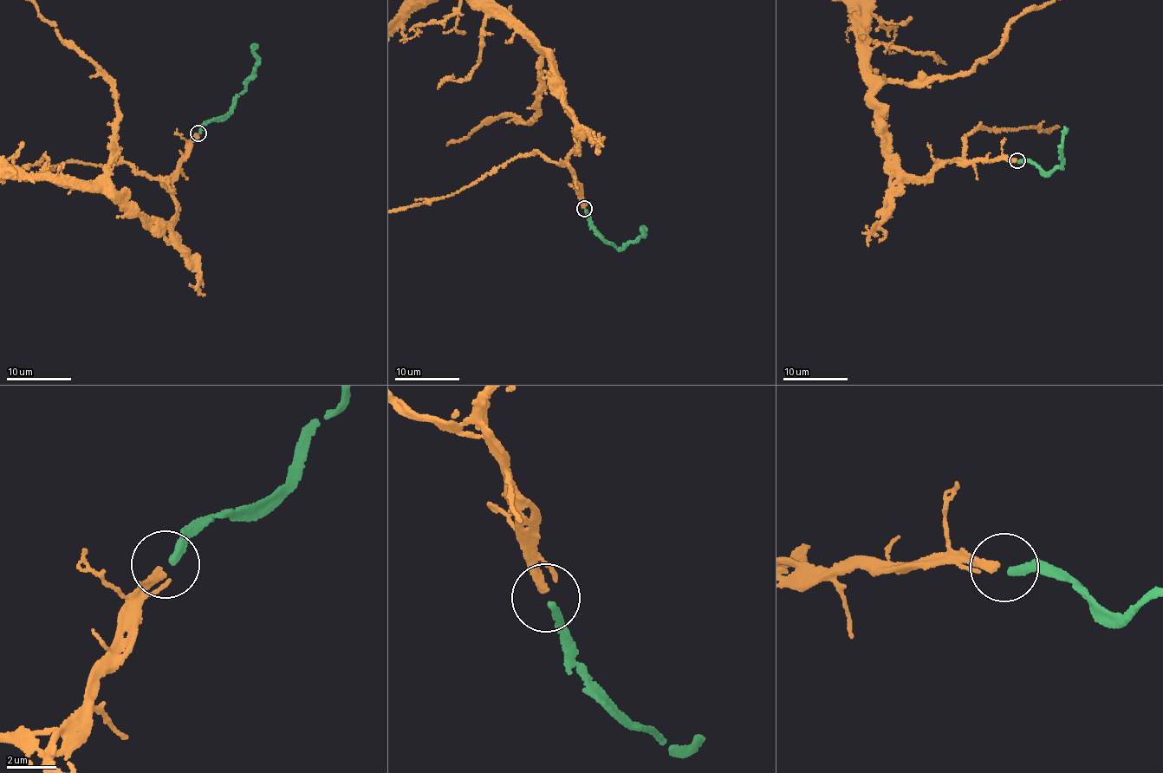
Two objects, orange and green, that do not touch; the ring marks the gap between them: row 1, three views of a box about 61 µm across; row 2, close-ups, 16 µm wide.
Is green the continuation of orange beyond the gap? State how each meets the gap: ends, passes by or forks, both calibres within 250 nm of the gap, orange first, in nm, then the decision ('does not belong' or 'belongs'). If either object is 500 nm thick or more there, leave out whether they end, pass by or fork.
orange ends | green ends | 320/300 nm | belongs

